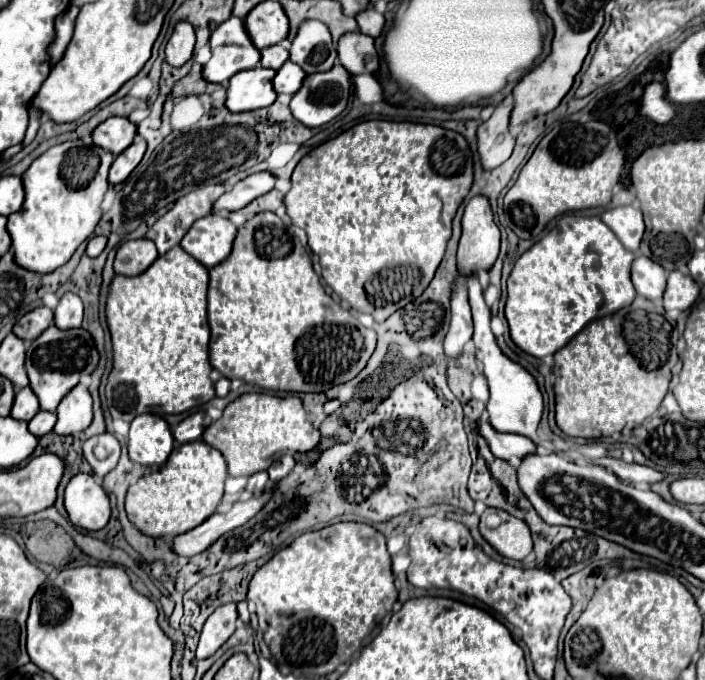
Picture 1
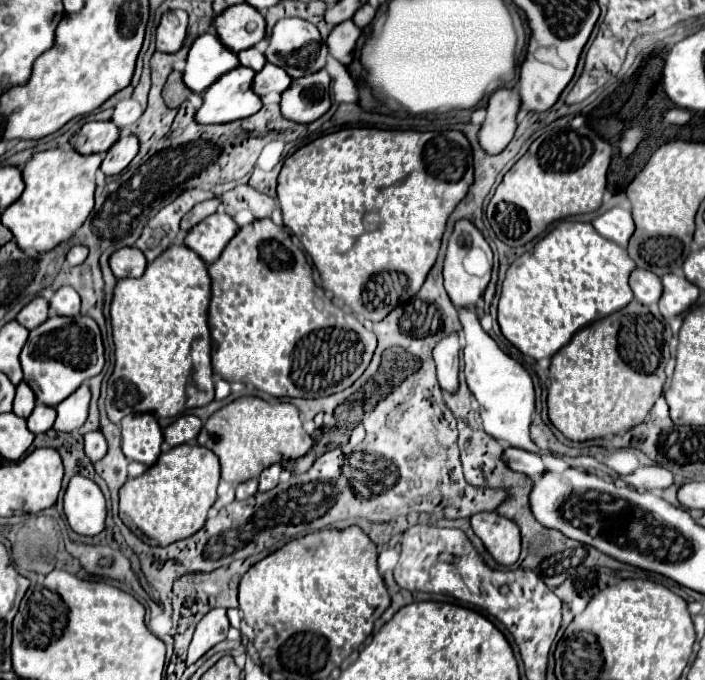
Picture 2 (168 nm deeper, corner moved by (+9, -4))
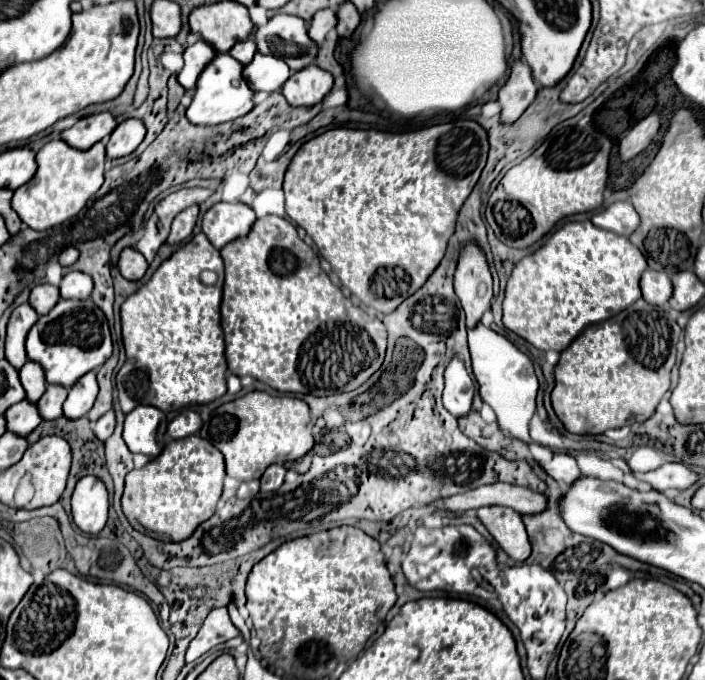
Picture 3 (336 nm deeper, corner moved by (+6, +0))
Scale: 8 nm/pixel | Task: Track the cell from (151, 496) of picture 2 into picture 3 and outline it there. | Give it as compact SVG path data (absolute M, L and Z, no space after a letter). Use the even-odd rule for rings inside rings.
M198 435L170 441L158 457L126 475L126 489L122 495L124 515L132 525L136 521L148 533L164 535L170 541L182 541L214 515L222 495L224 475L222 453L218 453L210 441Z

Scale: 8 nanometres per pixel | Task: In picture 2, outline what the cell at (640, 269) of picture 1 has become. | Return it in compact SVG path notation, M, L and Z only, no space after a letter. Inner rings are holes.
M635 269L629 277L629 285L631 285L631 291L635 295L635 299L643 305L651 305L651 303L657 303L659 297L661 297L661 279L651 273L651 271L643 271L643 269Z

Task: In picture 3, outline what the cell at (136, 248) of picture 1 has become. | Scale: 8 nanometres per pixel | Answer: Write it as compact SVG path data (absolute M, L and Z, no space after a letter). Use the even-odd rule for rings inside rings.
M128 247L120 253L120 259L118 259L118 265L120 265L120 273L124 279L128 281L138 281L144 277L146 269L148 269L148 263L144 259L142 253L138 253L136 249Z

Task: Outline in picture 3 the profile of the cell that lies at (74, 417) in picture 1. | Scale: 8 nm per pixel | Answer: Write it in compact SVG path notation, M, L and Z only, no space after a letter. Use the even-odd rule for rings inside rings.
M88 371L68 391L68 399L64 401L64 417L68 417L68 419L84 417L92 409L96 395L98 395L96 371Z

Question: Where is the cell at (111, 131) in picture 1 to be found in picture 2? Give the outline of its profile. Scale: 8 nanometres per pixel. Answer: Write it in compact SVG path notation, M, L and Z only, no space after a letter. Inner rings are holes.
M91 121L81 127L81 131L71 139L75 151L83 155L109 151L111 145L119 139L119 129L113 121Z

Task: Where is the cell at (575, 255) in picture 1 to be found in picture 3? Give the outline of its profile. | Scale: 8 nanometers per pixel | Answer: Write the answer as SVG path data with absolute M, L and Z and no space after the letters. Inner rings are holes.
M590 221L560 227L546 245L524 257L512 271L504 297L504 325L540 351L562 351L588 325L606 321L640 295L640 275L648 267L628 237L600 229Z

